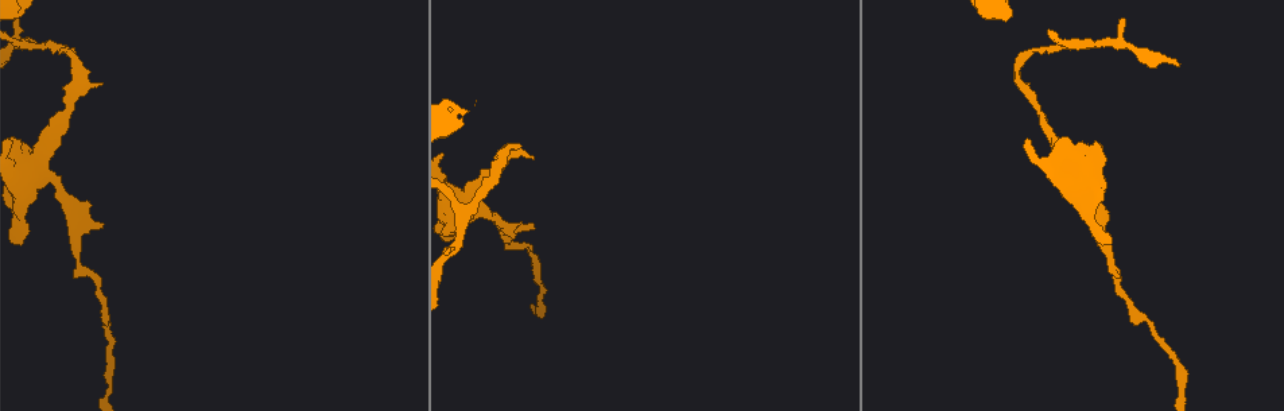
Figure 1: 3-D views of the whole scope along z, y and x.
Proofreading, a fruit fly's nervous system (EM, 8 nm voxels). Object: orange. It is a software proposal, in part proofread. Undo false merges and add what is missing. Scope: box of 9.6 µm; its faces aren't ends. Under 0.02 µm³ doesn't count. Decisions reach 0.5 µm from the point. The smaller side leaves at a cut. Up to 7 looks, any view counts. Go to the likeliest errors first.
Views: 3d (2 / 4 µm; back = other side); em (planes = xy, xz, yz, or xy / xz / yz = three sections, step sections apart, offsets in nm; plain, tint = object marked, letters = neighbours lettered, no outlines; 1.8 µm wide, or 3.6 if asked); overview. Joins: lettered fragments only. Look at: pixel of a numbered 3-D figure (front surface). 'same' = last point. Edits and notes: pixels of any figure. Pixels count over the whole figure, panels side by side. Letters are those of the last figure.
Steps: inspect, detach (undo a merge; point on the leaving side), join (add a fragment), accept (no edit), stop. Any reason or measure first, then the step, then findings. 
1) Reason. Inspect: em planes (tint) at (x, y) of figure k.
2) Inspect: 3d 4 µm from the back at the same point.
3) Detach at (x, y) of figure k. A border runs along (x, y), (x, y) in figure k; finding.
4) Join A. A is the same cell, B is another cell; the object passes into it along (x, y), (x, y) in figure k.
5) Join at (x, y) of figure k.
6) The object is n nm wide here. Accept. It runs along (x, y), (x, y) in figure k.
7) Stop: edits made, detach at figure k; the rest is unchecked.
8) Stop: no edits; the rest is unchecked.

Thick turns thin. Inspect: 3d 4 µm at (463, 198) of figure 1.

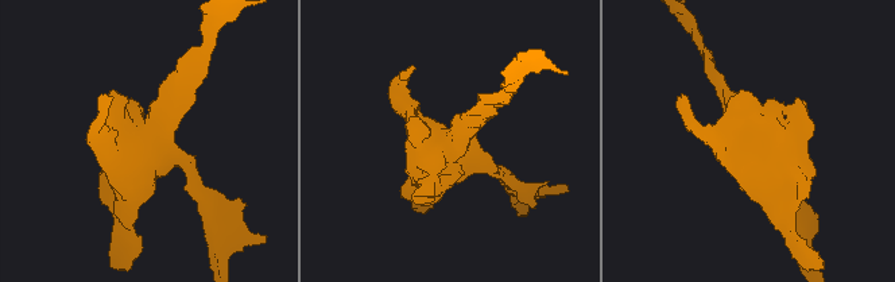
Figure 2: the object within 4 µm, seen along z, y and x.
Inspect: em 3.6 µm planes (plain) at (449, 146) of figure 2.

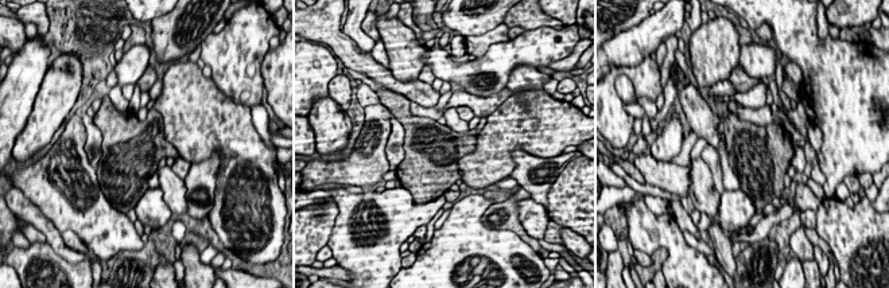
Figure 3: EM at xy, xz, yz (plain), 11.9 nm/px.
What lies round it. Inspect: em 3.6 µm planes (letters) at the same point.

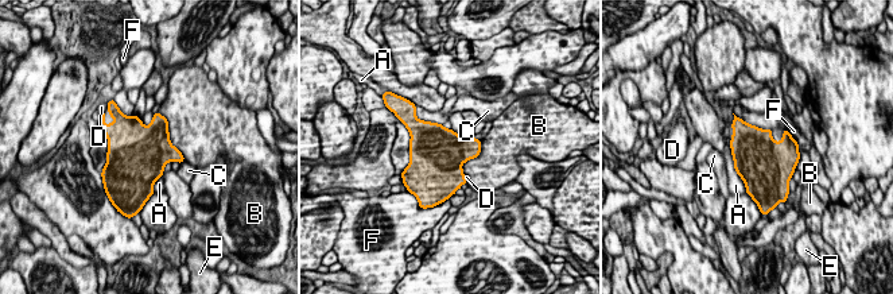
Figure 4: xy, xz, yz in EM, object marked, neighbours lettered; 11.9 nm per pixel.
The longest contact is with B, 650 nm. Accept. A, B, C, D, E and F are other cells; a border runs along (158, 112), (185, 159) in figure 4; continuous, no second neuron.

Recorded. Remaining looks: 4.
Branch point. Inspect: 3d 4 µm at (1082, 43) of figure 1.

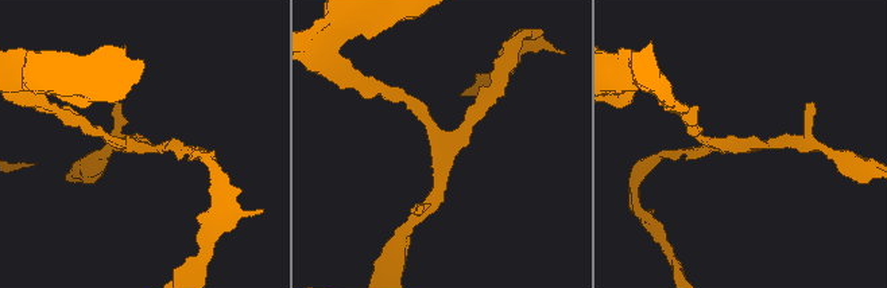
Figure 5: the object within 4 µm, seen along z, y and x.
Inspect: em xz step 8 (tint) at (152, 147) of figure 5.

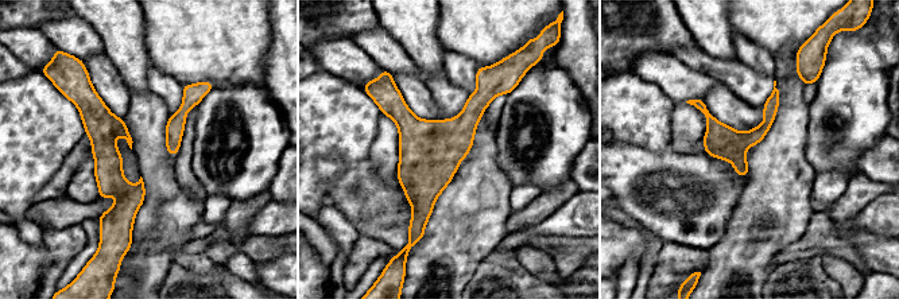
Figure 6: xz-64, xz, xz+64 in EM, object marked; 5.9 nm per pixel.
Inspect: em planes (letters) at the same point.

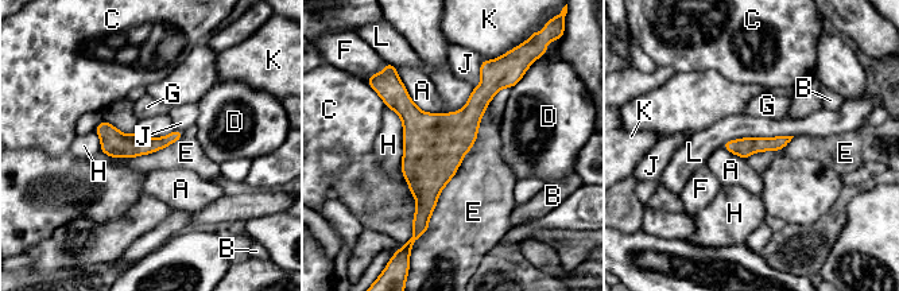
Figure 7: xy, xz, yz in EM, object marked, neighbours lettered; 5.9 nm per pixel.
The longest contact is with E, 900 nm. Accept. A, B, C, D, E, F, G, H, J, K and L are other cells; a border runs along (793, 135), (744, 136), (721, 144) in figure 7; one neuron here.

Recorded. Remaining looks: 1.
Stop: no edits; the rest is unchecked.

